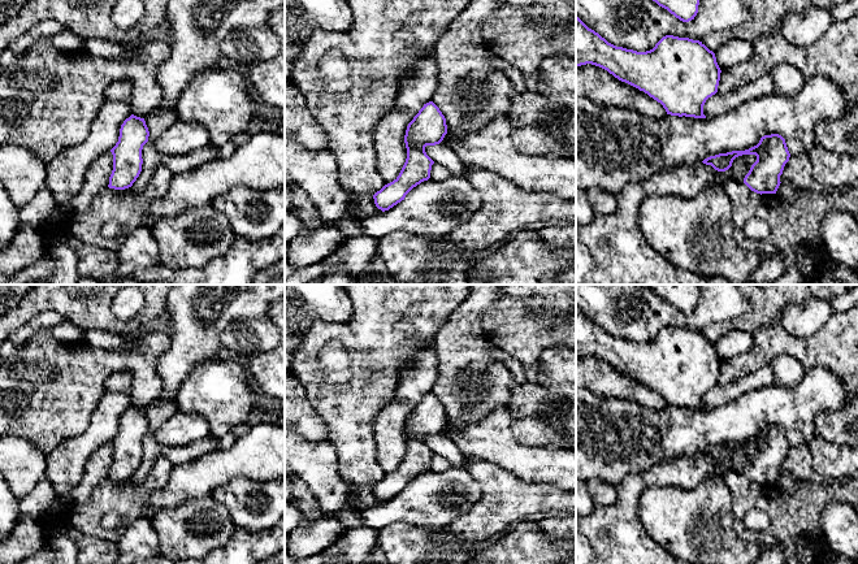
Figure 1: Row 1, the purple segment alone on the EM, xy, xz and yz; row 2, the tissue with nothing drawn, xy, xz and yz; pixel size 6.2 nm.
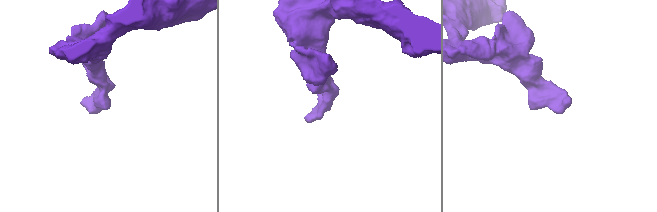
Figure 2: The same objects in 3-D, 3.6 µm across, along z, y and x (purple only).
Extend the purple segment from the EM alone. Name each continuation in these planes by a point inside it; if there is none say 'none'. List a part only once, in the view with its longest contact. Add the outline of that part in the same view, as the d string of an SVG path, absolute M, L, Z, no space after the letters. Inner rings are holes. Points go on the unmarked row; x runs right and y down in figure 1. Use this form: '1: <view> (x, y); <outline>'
none

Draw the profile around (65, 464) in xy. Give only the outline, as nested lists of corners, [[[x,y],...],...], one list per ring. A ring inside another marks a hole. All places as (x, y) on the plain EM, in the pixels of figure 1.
[[[105,391],[83,434],[62,441],[46,455],[46,480],[57,496],[66,495],[81,482],[94,451],[116,437],[121,416],[131,407],[126,392]]]

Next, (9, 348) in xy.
[[[6,340],[3,346],[3,348],[0,350],[0,357],[1,360],[6,360],[9,357],[12,357],[13,355],[17,353],[18,350],[23,348],[25,346],[27,346],[29,342],[26,342],[23,346],[17,346],[14,343],[12,343],[10,340]]]

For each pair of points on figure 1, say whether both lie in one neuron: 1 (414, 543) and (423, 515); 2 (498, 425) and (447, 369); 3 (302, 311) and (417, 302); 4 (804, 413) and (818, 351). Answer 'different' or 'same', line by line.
1: different
2: different
3: different
4: different

